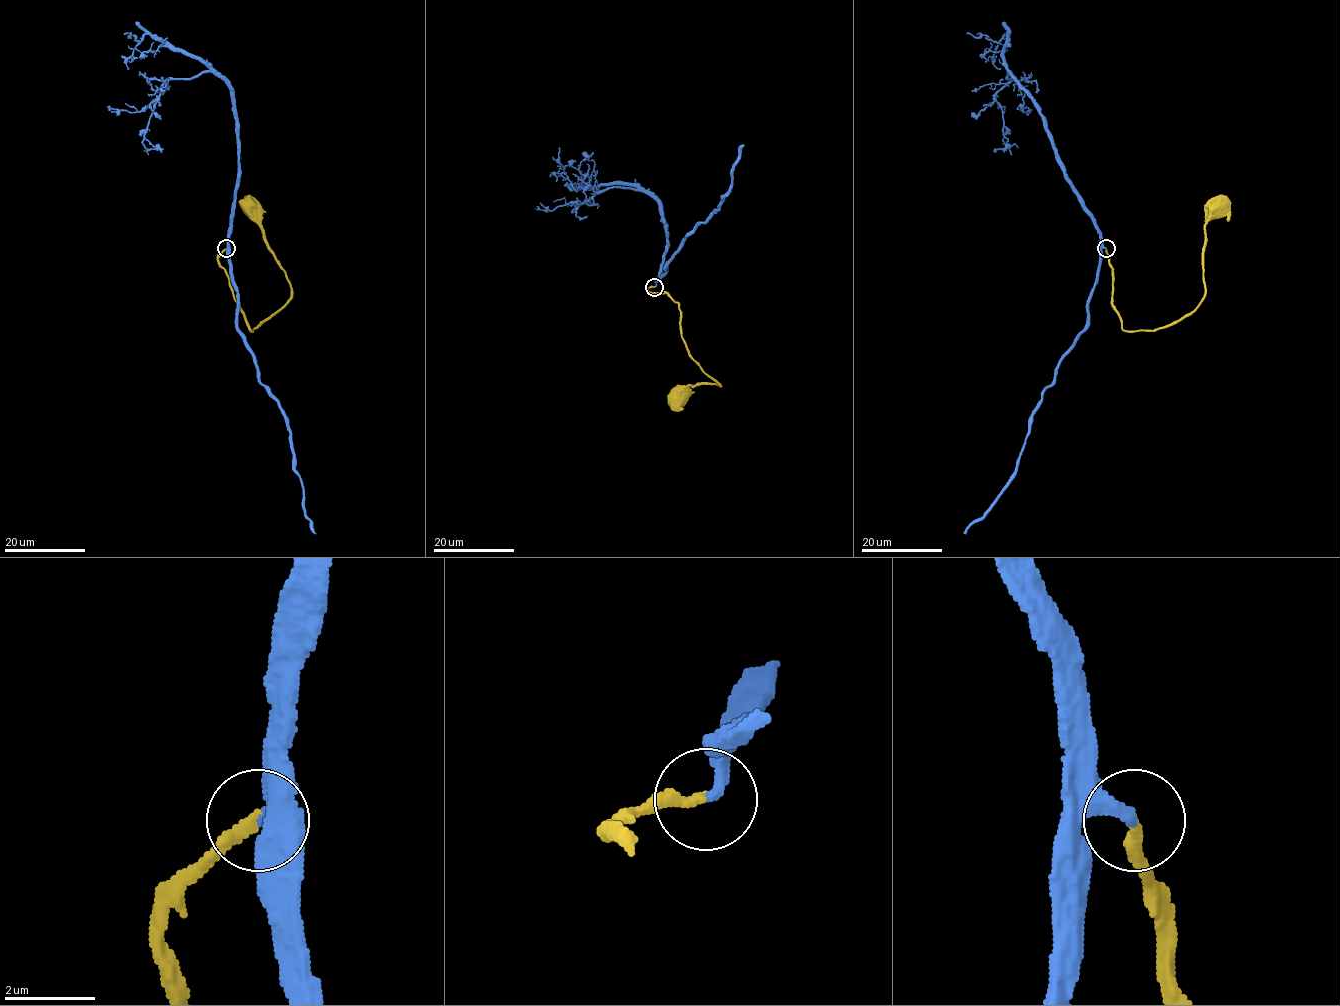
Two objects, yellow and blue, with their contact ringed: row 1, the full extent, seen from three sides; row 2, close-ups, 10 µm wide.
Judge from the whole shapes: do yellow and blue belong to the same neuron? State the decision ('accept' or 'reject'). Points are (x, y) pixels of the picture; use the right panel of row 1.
accept

